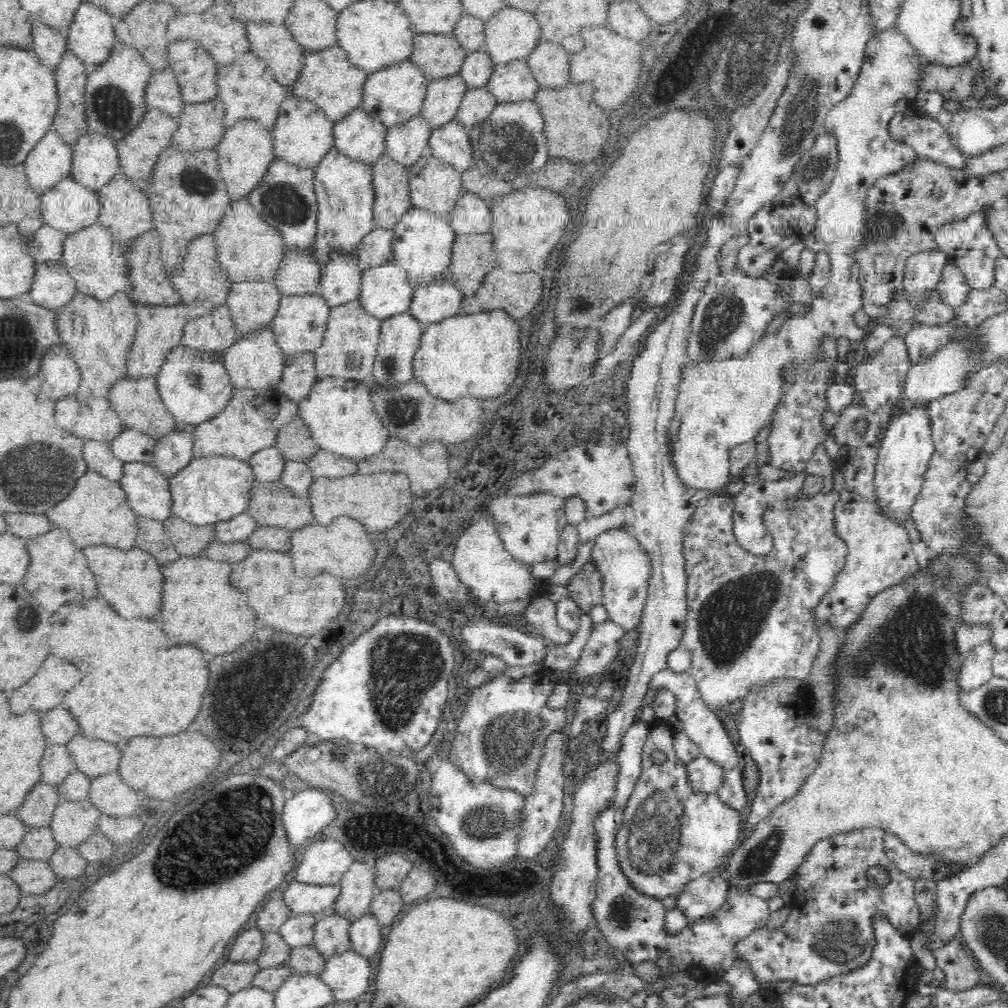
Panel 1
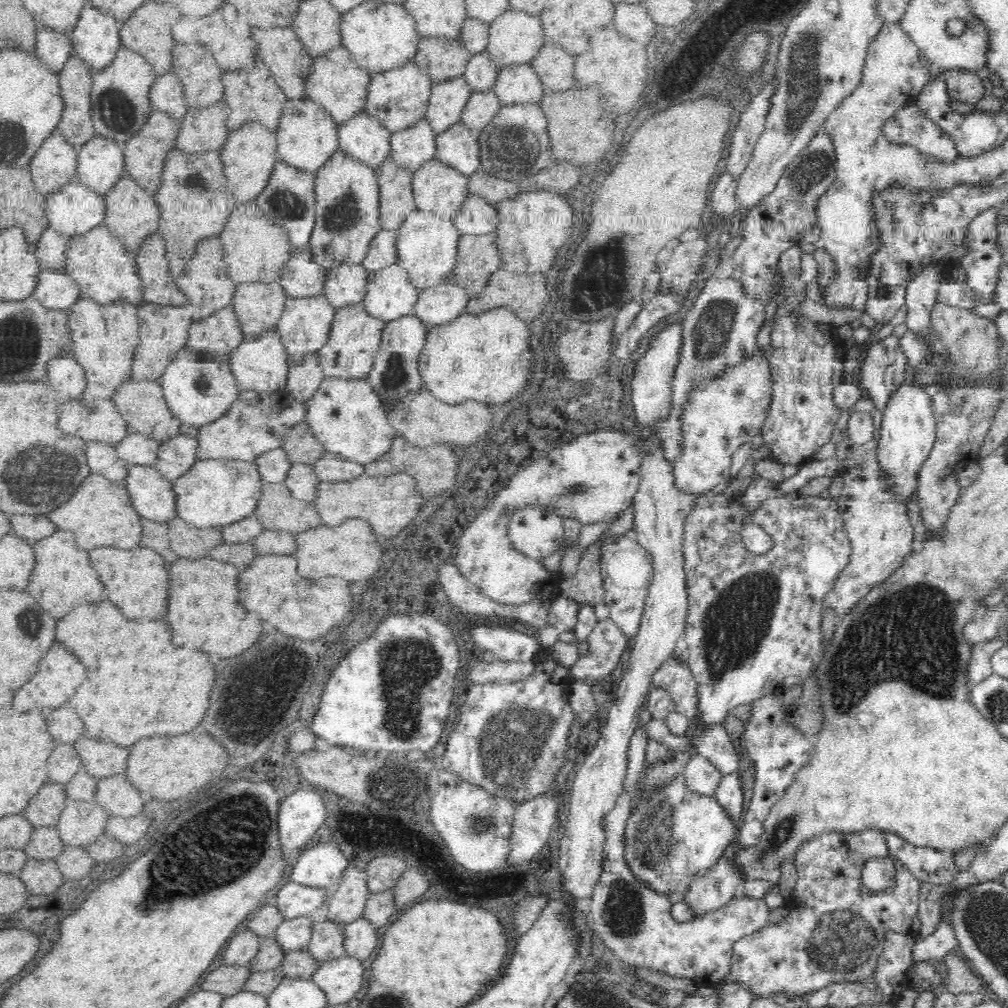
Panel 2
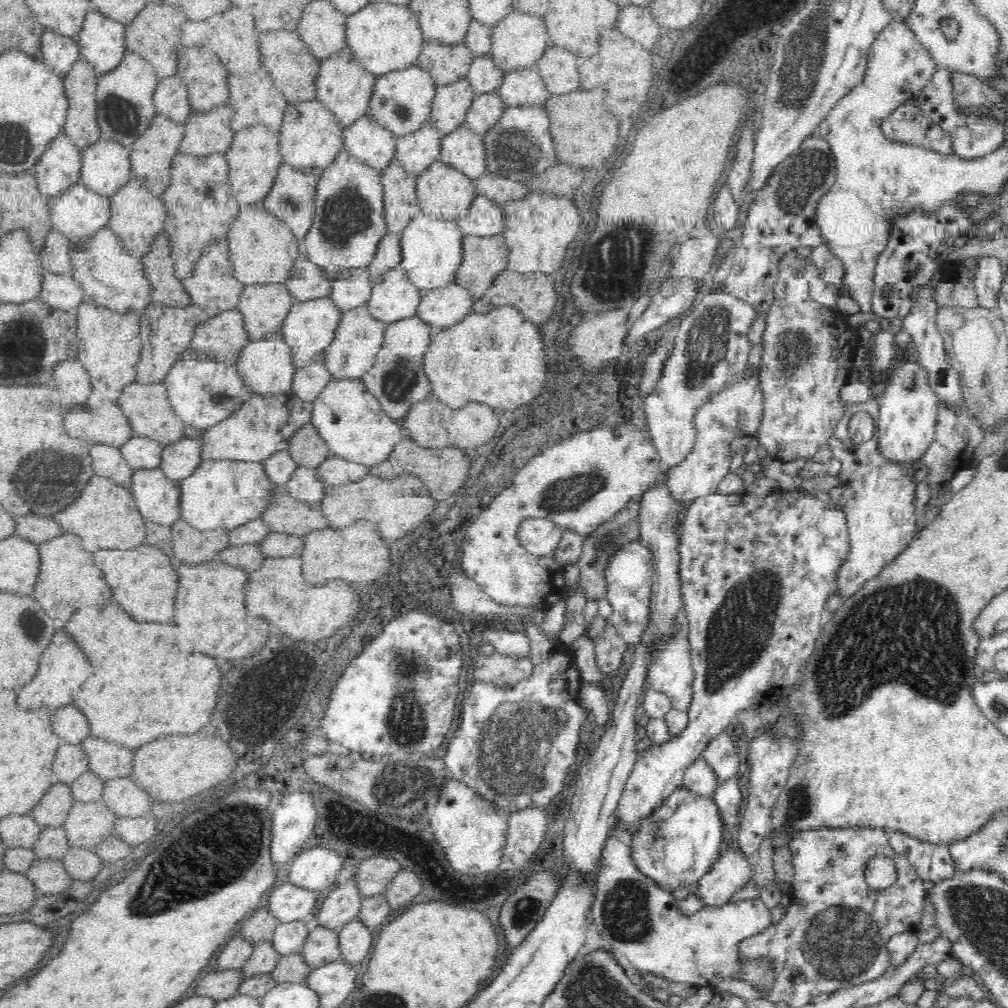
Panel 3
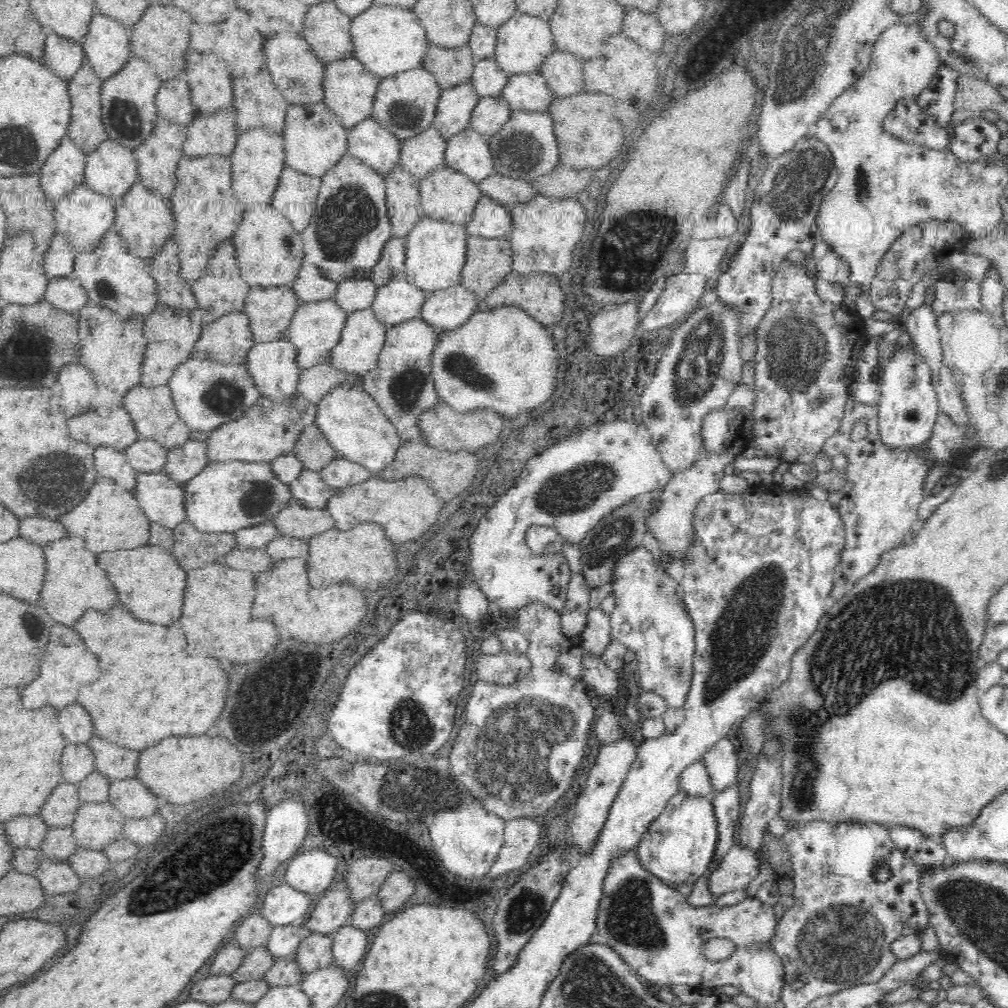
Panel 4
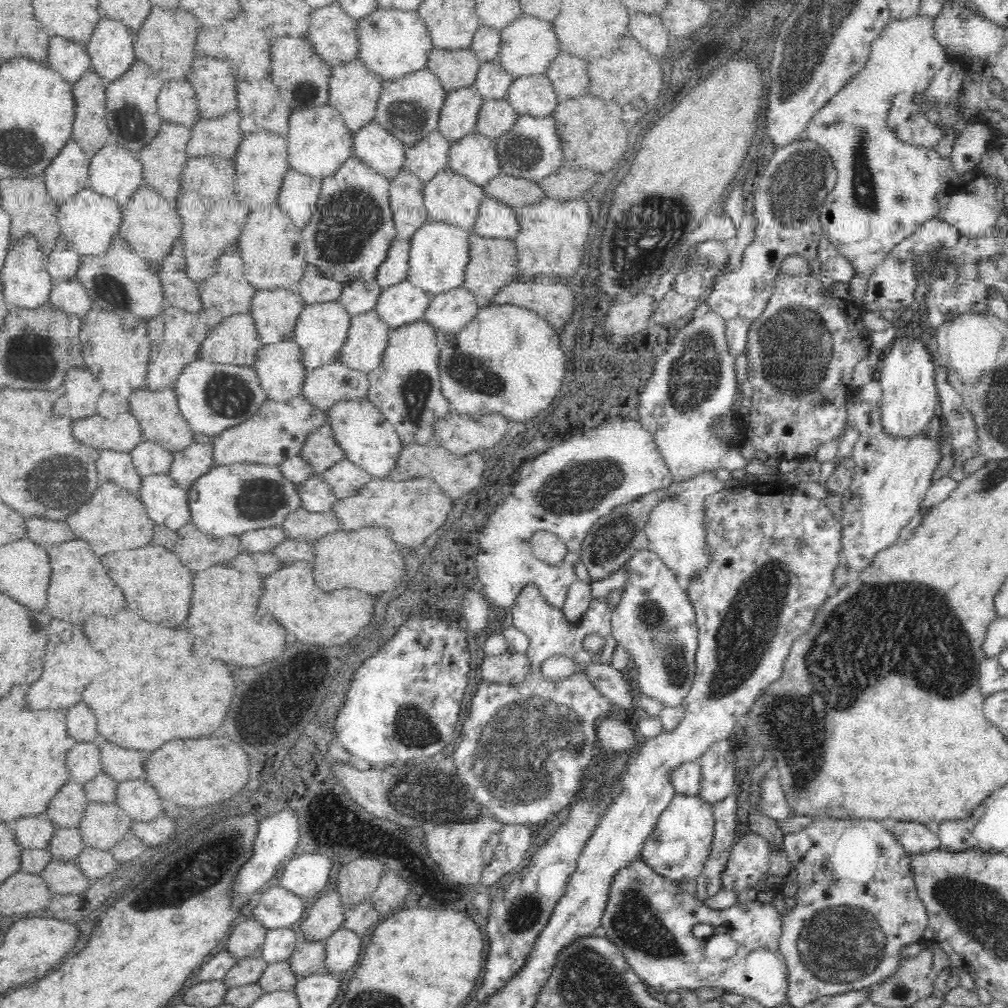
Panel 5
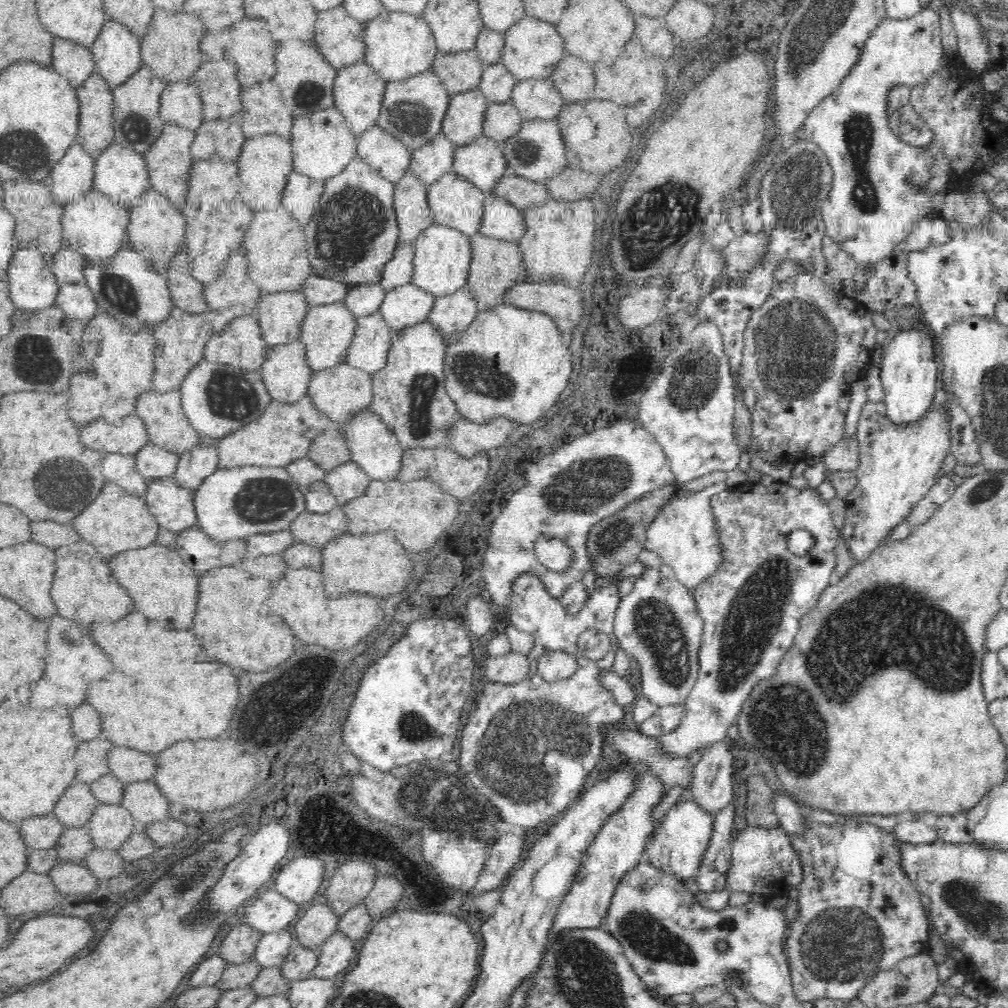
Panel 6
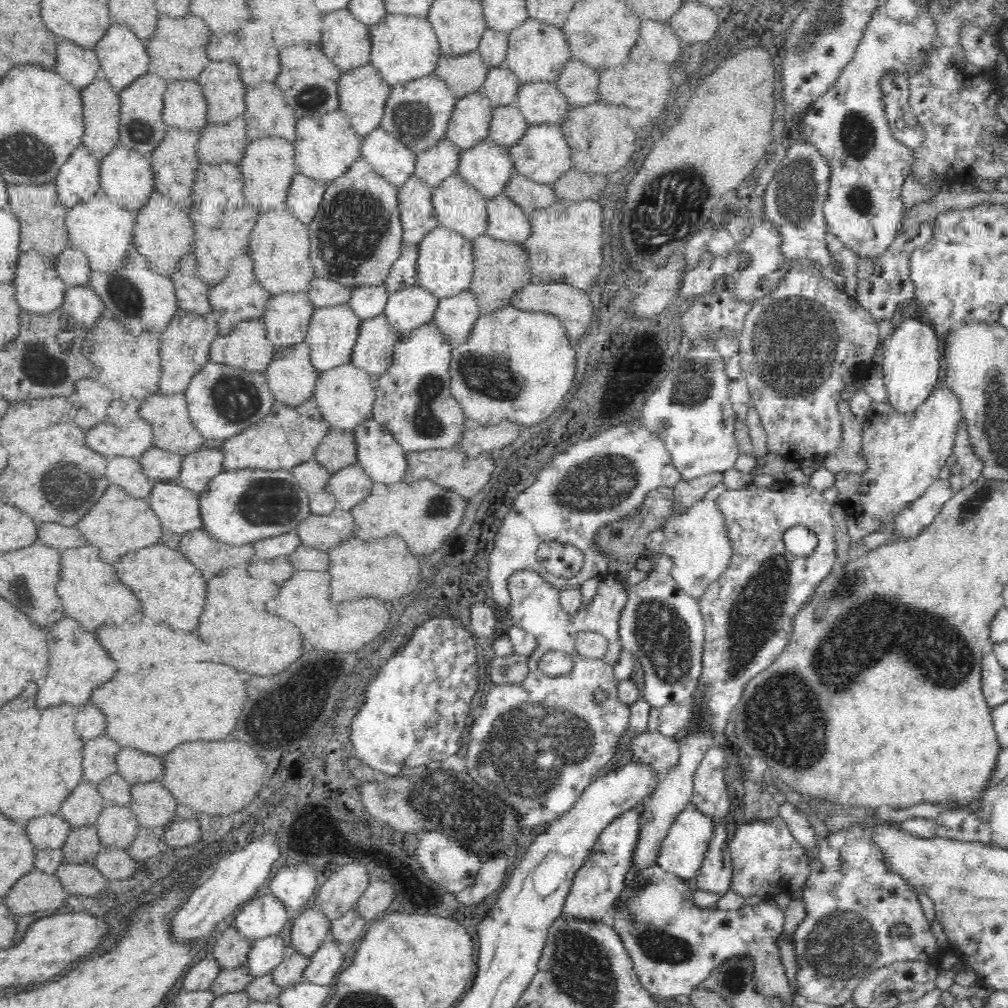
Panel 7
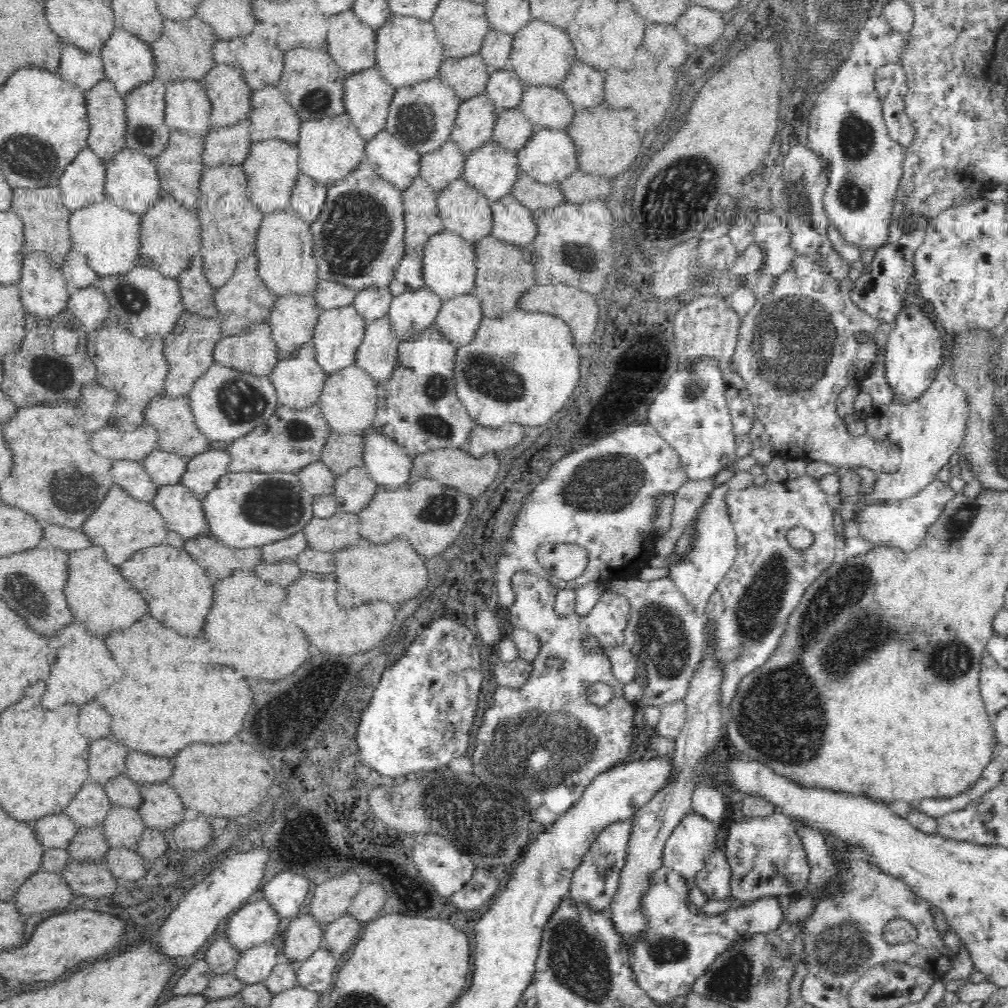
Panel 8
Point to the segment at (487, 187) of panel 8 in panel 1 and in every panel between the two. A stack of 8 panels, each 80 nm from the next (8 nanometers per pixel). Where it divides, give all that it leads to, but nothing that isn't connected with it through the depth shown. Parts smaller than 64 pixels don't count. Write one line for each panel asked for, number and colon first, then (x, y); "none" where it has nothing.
1: (450, 143)
2: (458, 146)
3: (463, 149)
4: (468, 152)
5: (474, 157)
6: (481, 163)
7: (487, 167)

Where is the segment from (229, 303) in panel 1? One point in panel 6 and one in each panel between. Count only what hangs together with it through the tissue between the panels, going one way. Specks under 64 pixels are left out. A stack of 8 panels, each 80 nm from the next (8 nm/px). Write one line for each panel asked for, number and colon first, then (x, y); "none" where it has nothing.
2: (257, 307)
3: (263, 307)
4: (268, 309)
5: (274, 311)
6: (280, 314)

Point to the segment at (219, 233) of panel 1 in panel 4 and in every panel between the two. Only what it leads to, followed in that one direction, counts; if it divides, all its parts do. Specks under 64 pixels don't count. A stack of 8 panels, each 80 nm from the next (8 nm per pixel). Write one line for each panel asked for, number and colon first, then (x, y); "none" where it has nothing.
2: (254, 250)
3: (261, 249)
4: (268, 251)

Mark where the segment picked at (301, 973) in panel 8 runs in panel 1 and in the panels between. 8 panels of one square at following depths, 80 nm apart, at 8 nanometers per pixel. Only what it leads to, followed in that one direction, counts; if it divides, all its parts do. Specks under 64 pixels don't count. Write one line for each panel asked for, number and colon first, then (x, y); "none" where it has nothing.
1: (366, 931)
2: (360, 937)
3: (356, 940)
4: (349, 943)
5: (344, 947)
6: (339, 950)
7: (328, 960)

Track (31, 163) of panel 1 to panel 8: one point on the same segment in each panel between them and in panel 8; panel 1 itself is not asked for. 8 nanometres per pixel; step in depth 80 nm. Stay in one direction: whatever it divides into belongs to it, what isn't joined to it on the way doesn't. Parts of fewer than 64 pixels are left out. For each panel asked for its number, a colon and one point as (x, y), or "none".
2: (53, 164)
3: (58, 166)
4: (63, 169)
5: (67, 173)
6: (70, 178)
7: (77, 178)
8: (82, 182)

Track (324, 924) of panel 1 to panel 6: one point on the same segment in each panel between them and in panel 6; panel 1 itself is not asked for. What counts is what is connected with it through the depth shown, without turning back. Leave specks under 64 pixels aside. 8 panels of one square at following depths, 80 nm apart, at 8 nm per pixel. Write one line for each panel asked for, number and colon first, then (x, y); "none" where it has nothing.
2: (327, 942)
3: (322, 946)
4: (315, 951)
5: (310, 957)
6: (300, 963)

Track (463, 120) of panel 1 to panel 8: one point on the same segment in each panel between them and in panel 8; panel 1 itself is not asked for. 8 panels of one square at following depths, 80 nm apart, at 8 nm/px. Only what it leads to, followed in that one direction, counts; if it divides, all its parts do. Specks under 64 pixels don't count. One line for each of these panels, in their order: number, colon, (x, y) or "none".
2: (481, 107)
3: (485, 110)
4: (490, 114)
5: (495, 116)
6: (501, 120)
7: (507, 125)
8: (512, 130)

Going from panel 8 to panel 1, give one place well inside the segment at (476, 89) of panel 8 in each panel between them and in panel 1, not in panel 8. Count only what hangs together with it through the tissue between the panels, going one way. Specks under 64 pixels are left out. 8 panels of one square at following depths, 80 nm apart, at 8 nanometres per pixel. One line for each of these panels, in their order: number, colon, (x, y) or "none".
1: (437, 55)
2: (442, 58)
3: (446, 62)
4: (452, 66)
5: (456, 68)
6: (460, 71)
7: (464, 73)

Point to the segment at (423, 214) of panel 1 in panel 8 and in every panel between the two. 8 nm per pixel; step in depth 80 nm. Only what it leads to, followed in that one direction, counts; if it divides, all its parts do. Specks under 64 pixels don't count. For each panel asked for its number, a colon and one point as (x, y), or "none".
2: (427, 248)
3: (431, 251)
4: (436, 251)
5: (438, 253)
6: (442, 255)
7: (444, 267)
8: (448, 264)

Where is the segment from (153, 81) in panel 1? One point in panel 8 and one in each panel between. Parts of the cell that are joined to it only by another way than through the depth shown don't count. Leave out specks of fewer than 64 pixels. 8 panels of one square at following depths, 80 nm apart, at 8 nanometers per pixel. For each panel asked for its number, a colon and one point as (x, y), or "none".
2: (166, 92)
3: (169, 97)
4: (172, 100)
5: (176, 102)
6: (180, 104)
7: (184, 107)
8: (187, 109)

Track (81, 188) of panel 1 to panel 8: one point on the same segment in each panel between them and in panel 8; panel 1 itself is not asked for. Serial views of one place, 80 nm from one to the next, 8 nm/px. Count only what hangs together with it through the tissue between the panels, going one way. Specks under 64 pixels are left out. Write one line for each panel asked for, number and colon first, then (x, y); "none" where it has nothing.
2: (73, 209)
3: (78, 212)
4: (84, 216)
5: (89, 221)
6: (94, 224)
7: (98, 226)
8: (106, 233)

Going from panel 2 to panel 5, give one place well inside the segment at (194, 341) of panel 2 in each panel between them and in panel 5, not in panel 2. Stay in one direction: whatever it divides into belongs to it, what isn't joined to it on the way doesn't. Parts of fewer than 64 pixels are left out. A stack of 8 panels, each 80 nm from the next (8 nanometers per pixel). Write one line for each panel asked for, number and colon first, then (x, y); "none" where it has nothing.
3: (221, 338)
4: (226, 340)
5: (234, 341)

